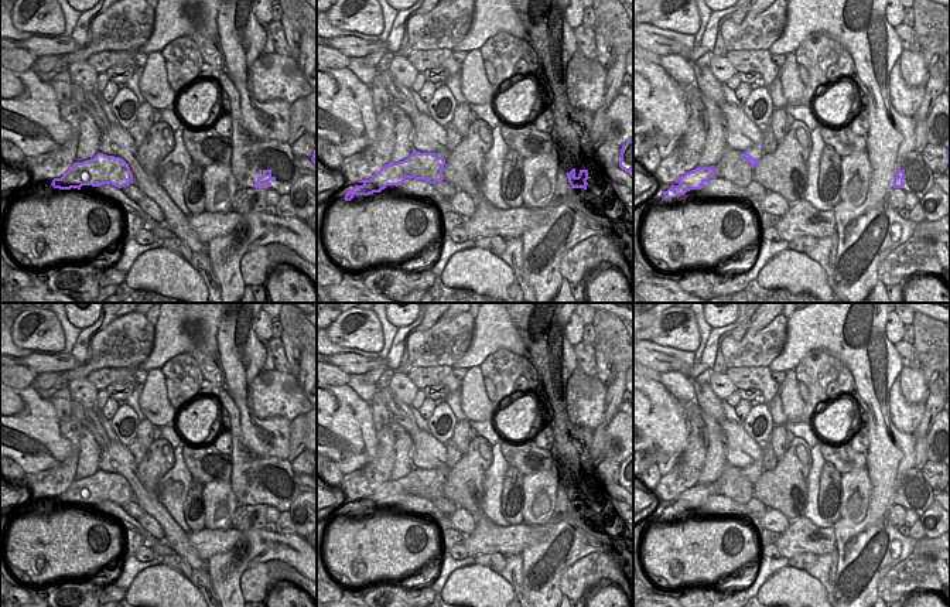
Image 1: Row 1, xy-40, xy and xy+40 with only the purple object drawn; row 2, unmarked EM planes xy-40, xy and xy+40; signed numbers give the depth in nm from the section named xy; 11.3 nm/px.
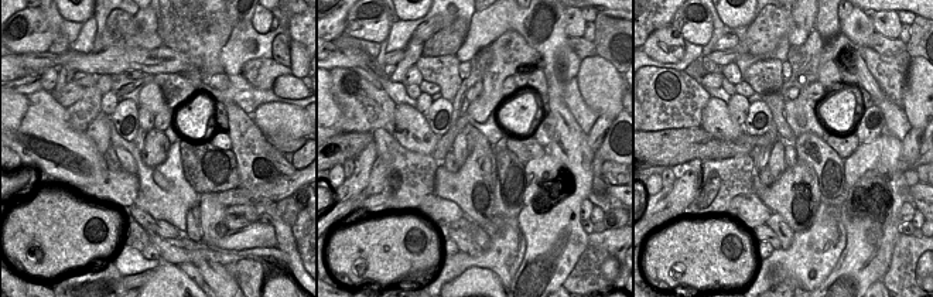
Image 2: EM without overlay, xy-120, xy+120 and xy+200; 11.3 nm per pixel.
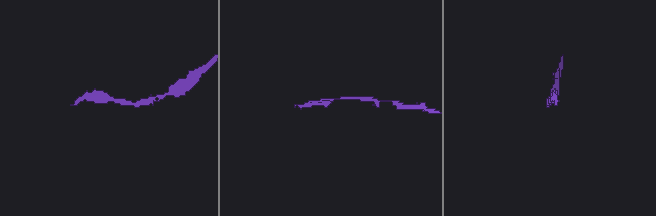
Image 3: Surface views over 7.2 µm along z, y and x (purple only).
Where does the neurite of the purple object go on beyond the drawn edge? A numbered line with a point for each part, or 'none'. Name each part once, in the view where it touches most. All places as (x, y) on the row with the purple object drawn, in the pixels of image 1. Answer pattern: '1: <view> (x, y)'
1: xy+40 (656, 200)

